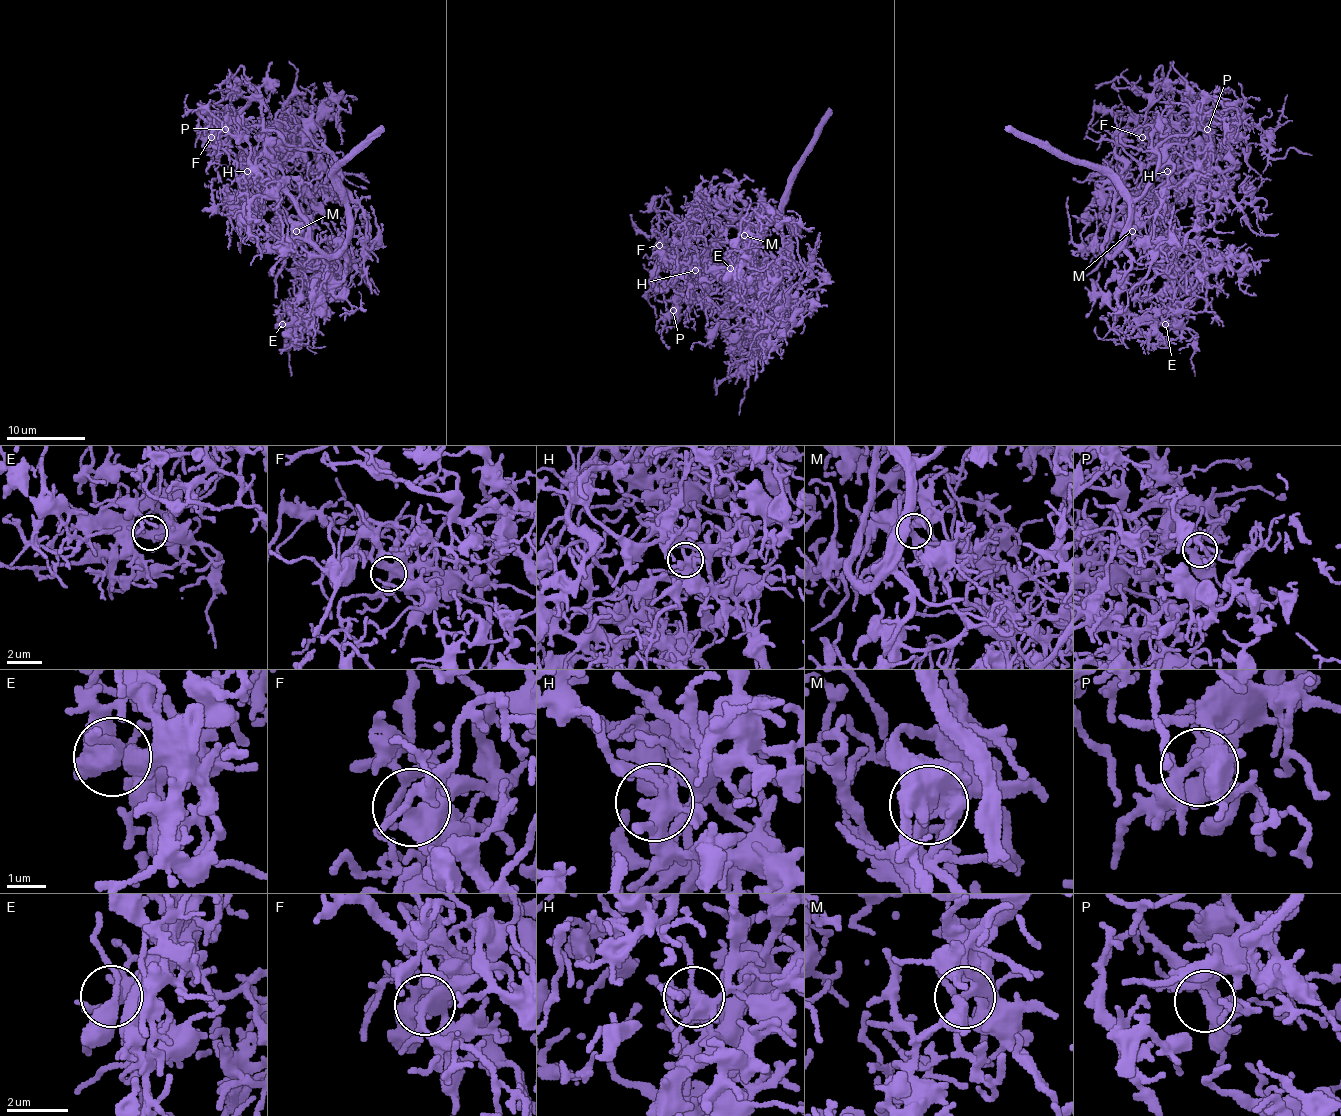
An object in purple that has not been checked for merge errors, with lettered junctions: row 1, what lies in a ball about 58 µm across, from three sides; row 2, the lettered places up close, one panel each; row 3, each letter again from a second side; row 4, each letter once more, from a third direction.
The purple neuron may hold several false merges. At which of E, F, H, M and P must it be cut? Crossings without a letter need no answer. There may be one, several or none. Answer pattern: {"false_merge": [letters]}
{"false_merge": []}

